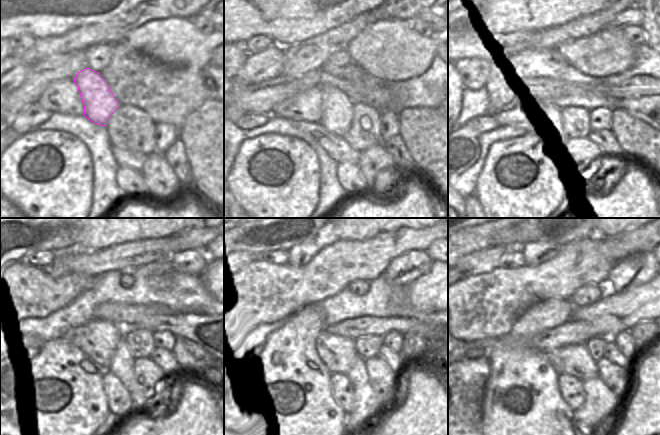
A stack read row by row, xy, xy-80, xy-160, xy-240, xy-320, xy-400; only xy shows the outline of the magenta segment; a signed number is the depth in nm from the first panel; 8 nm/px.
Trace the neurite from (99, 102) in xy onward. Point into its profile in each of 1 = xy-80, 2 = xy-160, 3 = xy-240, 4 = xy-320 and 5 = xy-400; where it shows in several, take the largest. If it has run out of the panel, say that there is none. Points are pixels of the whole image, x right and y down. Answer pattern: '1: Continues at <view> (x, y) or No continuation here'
1: Continues at xy-80 (337, 110)
2: Continues at xy-160 (566, 133)
3: Continues at xy-240 (122, 363)
4: Continues at xy-320 (366, 405)
5: Continues at xy-400 (600, 402).

